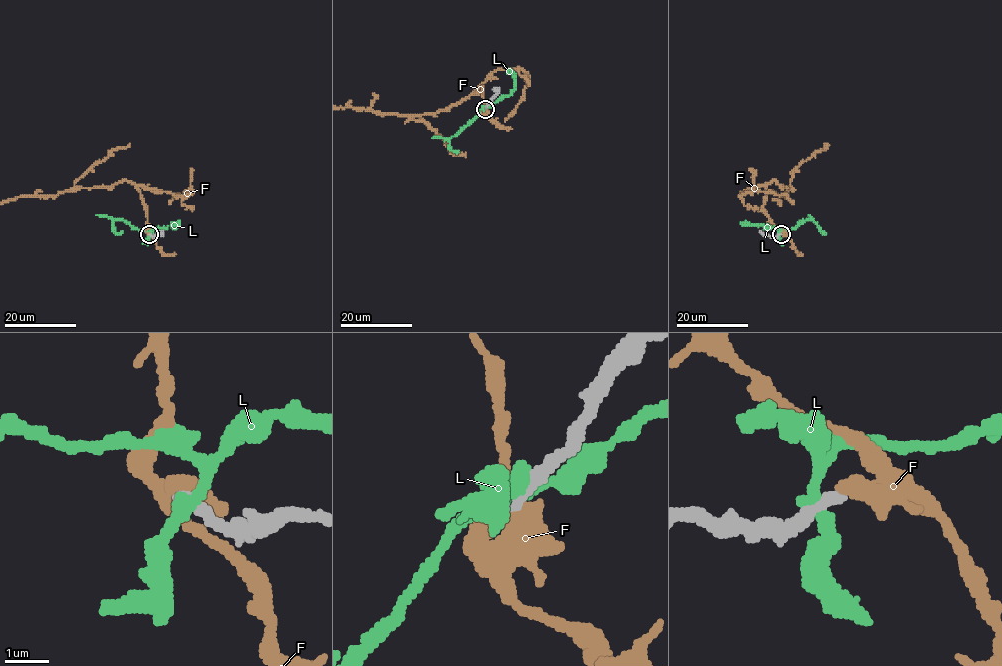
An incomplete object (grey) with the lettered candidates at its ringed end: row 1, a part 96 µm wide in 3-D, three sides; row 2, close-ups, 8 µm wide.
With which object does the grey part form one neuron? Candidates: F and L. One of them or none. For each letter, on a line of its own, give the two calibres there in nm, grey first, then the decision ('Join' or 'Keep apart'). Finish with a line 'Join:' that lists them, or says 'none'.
F: Thickness 240 nm (grey) against 550 nm. Keep apart
L: Thickness 320 nm (grey) against 280 nm. Keep apart
Join: none

